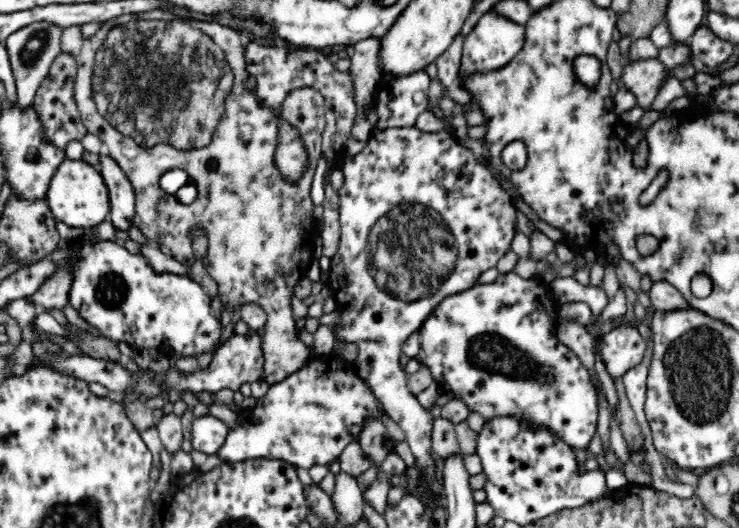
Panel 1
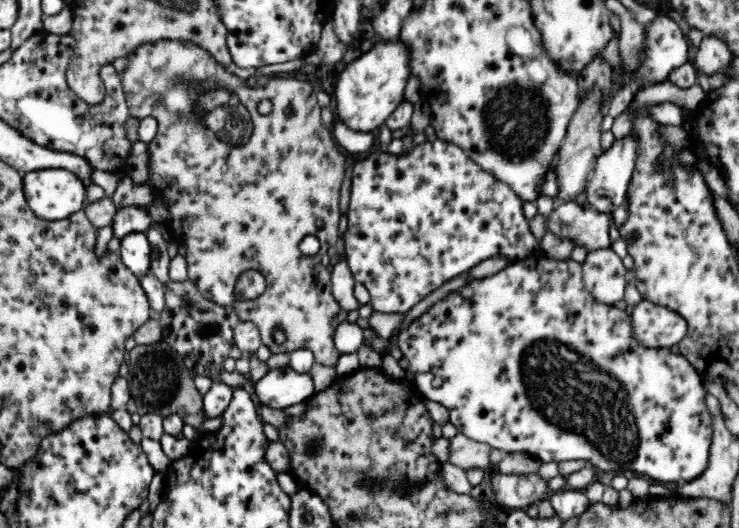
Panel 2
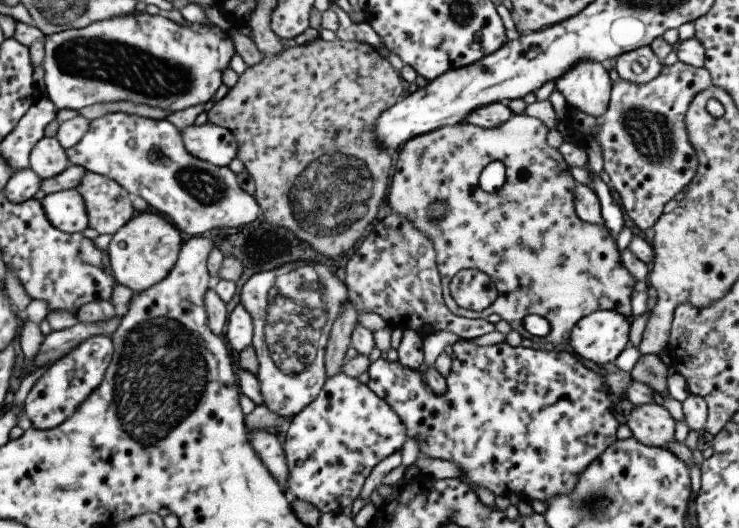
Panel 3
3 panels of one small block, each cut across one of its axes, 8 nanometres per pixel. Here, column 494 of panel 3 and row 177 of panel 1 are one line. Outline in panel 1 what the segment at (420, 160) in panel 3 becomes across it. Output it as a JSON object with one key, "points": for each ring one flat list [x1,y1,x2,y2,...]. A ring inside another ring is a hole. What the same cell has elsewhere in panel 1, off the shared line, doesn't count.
{"points":[[167,9,140,14,122,14,122,16,116,16,116,18,110,18,106,22,99,23,98,30,90,38,85,38,80,54,77,56,78,70,73,99,78,105,87,132,99,136,104,144,104,151,122,168,134,189,136,214,133,218,133,226,138,227,152,245,164,244,164,246,171,248,170,254,172,254,172,257,188,267,192,266,194,260,196,260,194,251,192,251,190,232,192,232,194,226,205,228,209,243,207,253,202,257,202,262,212,280,217,283,216,296,220,298,222,310,228,310,233,314,235,311,240,312,241,308,247,304,256,304,264,309,267,314,267,323,264,325,263,332,260,333,260,343,262,343,262,354,264,355,263,372,265,372,266,382,271,385,276,384,276,382,282,382,290,374,304,368,314,358,312,349,306,347,306,344,300,340,296,333,296,318,292,315,291,300,292,296,294,296,294,287,307,276,306,272,308,272,313,259,318,256,320,248,319,226,313,214,315,205,310,197,310,188,318,159,323,156,321,140,326,124,325,100,319,90,304,86,296,88,296,90,290,90,278,108,264,106,258,100,254,90,246,85,250,77,245,57,247,38,244,35,244,40,242,40,243,33,239,29,236,30,236,28,229,26,225,22,210,24,210,22,196,22,194,20,194,24,192,22,184,24,184,22,173,20,174,18,174,15],[280,124,290,124,294,129,298,130,300,137,302,137,302,145,304,145,306,155,308,155,308,167,304,168,302,176,296,182,289,182,285,176,282,176,274,162,275,150,279,143],[176,168,185,170,196,187,197,196,191,204,183,204,177,199,176,194,165,192,160,187,160,176,164,172,176,170]]}

